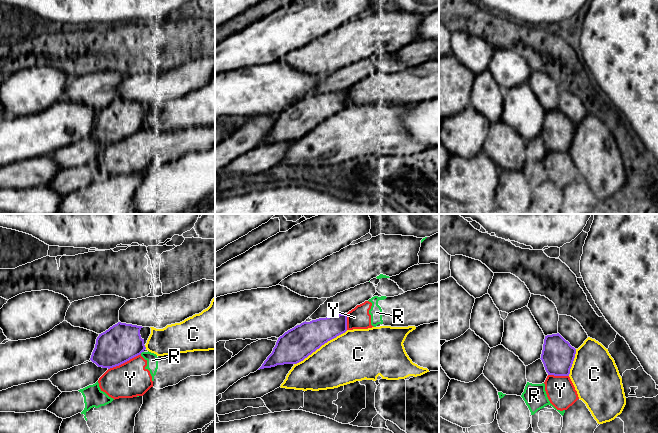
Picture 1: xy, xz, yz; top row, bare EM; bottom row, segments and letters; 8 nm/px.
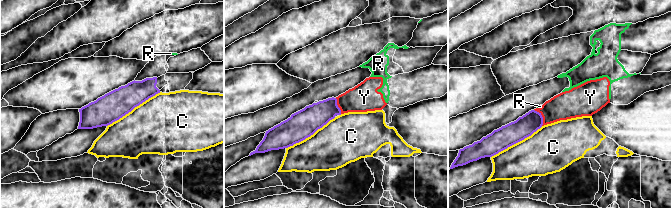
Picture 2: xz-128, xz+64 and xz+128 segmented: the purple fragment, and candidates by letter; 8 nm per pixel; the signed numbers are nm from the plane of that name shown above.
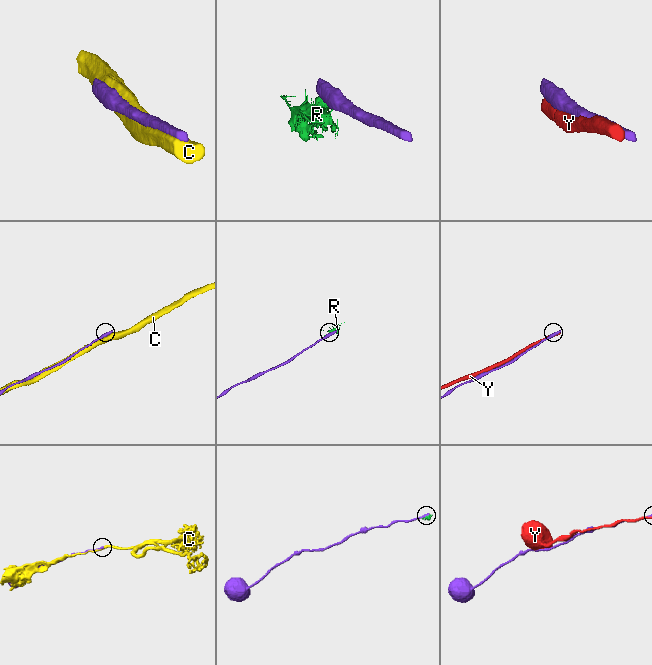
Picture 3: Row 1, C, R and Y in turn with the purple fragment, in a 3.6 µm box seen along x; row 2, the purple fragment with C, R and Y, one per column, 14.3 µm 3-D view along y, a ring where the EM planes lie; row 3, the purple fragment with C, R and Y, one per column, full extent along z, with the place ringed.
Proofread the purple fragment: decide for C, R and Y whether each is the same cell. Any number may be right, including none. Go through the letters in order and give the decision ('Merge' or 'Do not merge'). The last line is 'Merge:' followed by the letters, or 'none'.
C: Do not merge
R: Do not merge
Y: Do not merge
Merge: none

